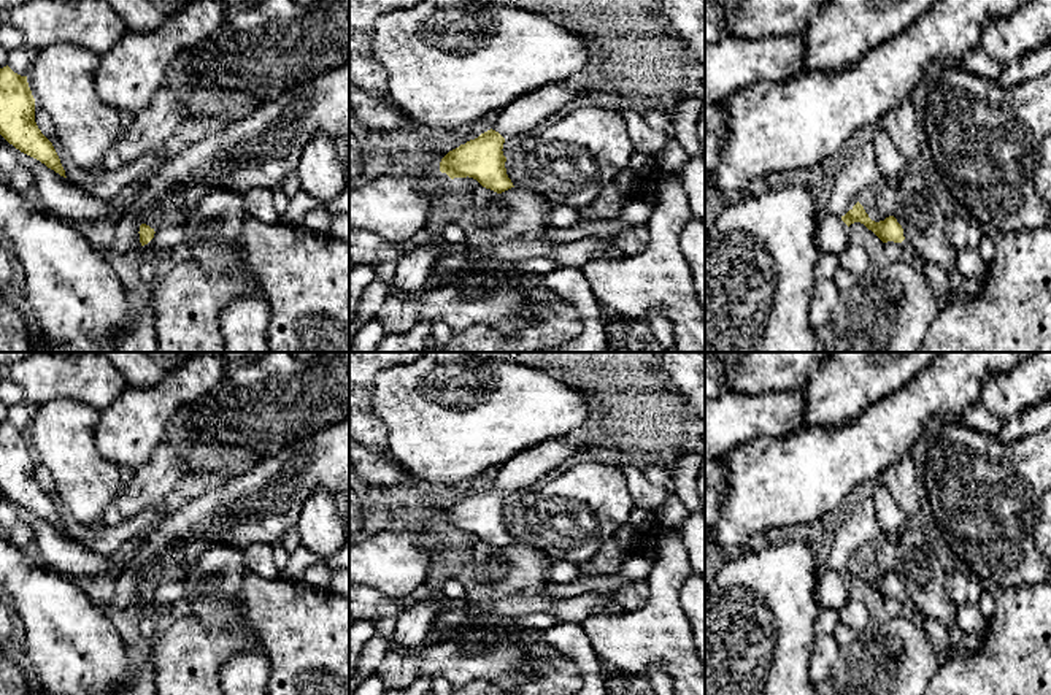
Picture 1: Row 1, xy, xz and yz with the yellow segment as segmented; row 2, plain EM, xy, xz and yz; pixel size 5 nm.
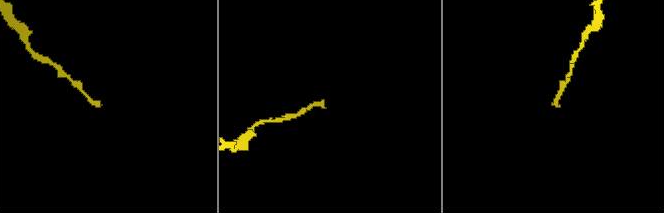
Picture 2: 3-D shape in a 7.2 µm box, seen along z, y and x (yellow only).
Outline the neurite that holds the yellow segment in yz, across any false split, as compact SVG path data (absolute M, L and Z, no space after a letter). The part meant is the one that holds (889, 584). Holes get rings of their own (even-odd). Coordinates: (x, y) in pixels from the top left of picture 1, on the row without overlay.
M857 557L845 571L838 573L830 568L816 568L816 603L819 608L841 609L849 600L849 581L864 579L883 598L894 597L913 609L911 600L903 592L903 584L894 571L875 578L868 573L864 562Z

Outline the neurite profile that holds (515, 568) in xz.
M483 543L472 544L472 579L500 597L508 593L540 595L545 571L556 559L532 546L511 543L502 549Z

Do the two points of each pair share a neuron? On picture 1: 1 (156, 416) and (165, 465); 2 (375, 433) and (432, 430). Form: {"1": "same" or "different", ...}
{"1": "different", "2": "different"}

